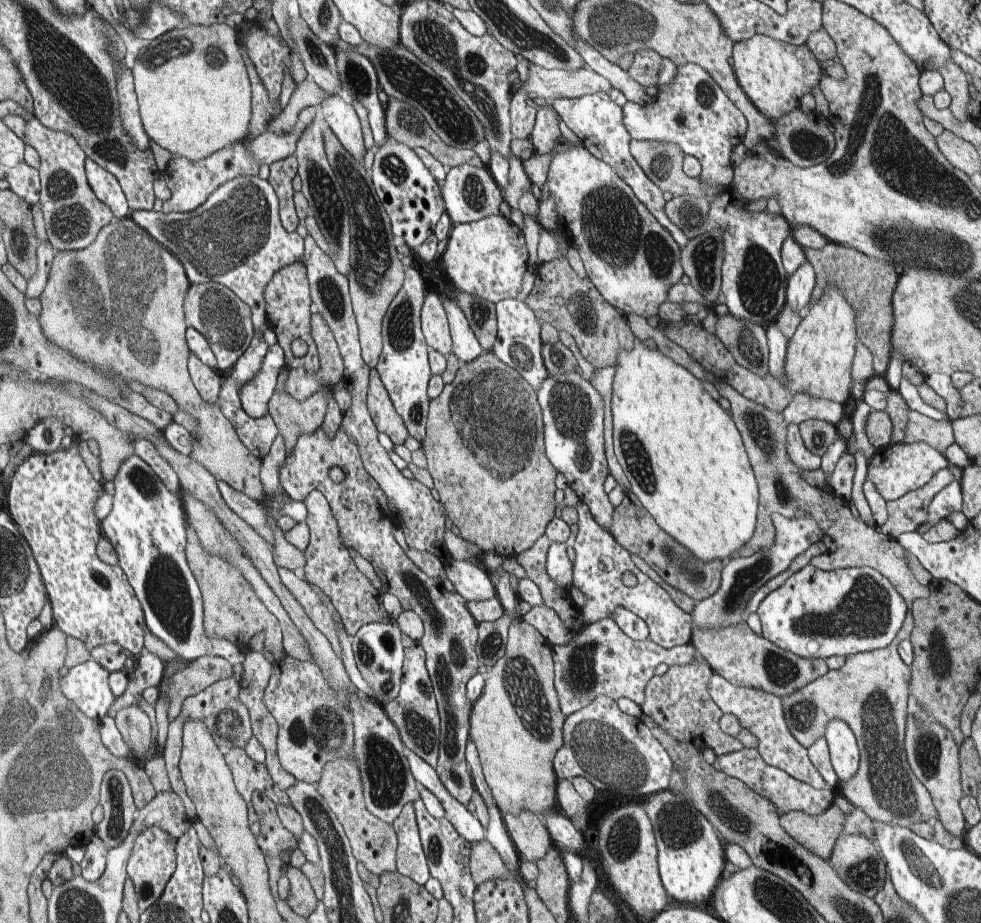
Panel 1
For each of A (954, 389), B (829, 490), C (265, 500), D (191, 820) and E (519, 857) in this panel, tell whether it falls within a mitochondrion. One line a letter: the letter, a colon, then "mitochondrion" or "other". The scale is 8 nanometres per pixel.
A: other
B: other
C: other
D: other
E: other

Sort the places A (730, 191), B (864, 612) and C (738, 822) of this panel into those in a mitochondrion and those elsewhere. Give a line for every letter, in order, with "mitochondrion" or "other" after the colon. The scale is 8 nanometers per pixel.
A: other
B: mitochondrion
C: mitochondrion

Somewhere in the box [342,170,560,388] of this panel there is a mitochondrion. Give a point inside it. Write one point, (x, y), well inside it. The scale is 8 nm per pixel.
(401, 324)

